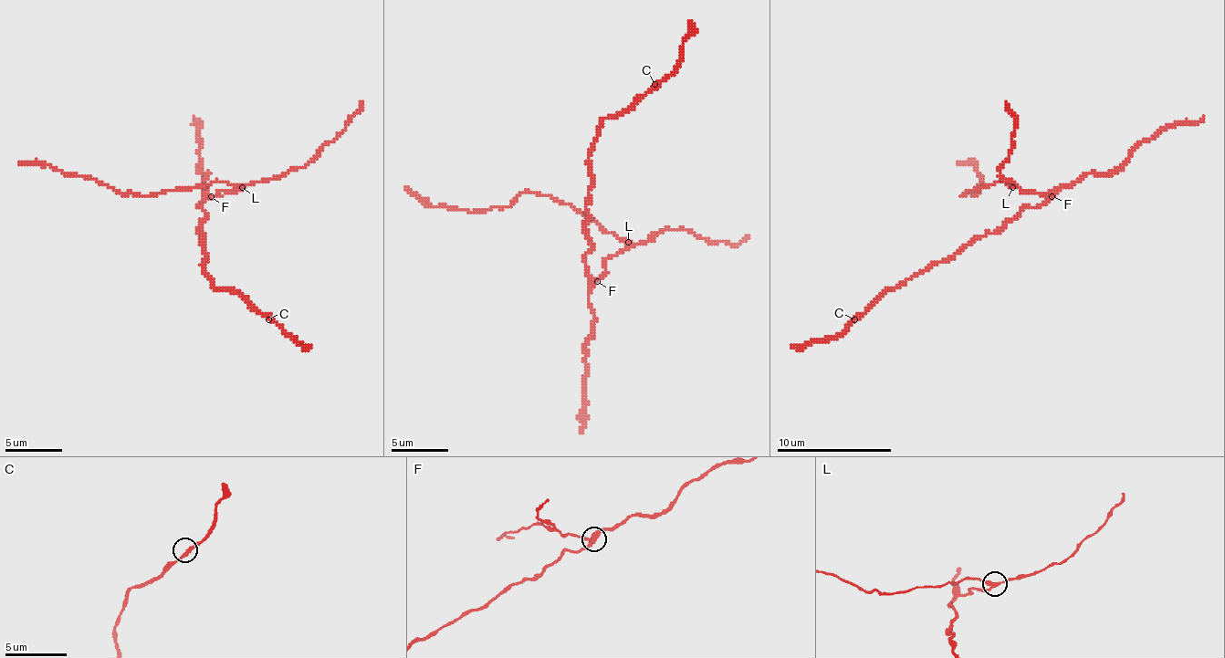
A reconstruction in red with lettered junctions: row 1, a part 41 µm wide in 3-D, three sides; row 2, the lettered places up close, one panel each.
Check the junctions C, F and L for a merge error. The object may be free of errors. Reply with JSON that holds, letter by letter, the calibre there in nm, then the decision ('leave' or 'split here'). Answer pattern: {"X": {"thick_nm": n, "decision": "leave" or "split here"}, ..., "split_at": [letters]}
{"C": {"thick_nm": 280, "decision": "leave"}, "F": {"thick_nm": 340, "decision": "leave"}, "L": {"thick_nm": 240, "decision": "split here"}, "split_at": ["L"]}

